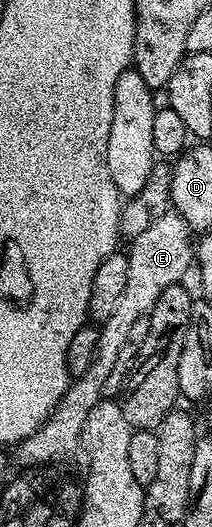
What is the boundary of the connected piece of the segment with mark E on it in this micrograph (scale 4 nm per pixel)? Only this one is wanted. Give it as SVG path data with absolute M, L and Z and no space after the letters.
M173 211L160 215L152 223L152 227L140 231L129 242L128 248L128 283L120 299L116 299L116 307L108 319L101 322L98 330L98 343L96 355L88 365L84 375L73 378L62 402L54 409L50 420L43 423L27 441L17 446L18 457L26 465L46 465L49 461L70 461L74 452L82 445L81 433L85 431L87 422L90 421L92 407L96 407L103 400L102 388L112 372L112 366L128 340L128 334L136 319L147 316L150 308L160 299L167 287L179 284L186 272L191 272L196 261L196 233L190 224Z

